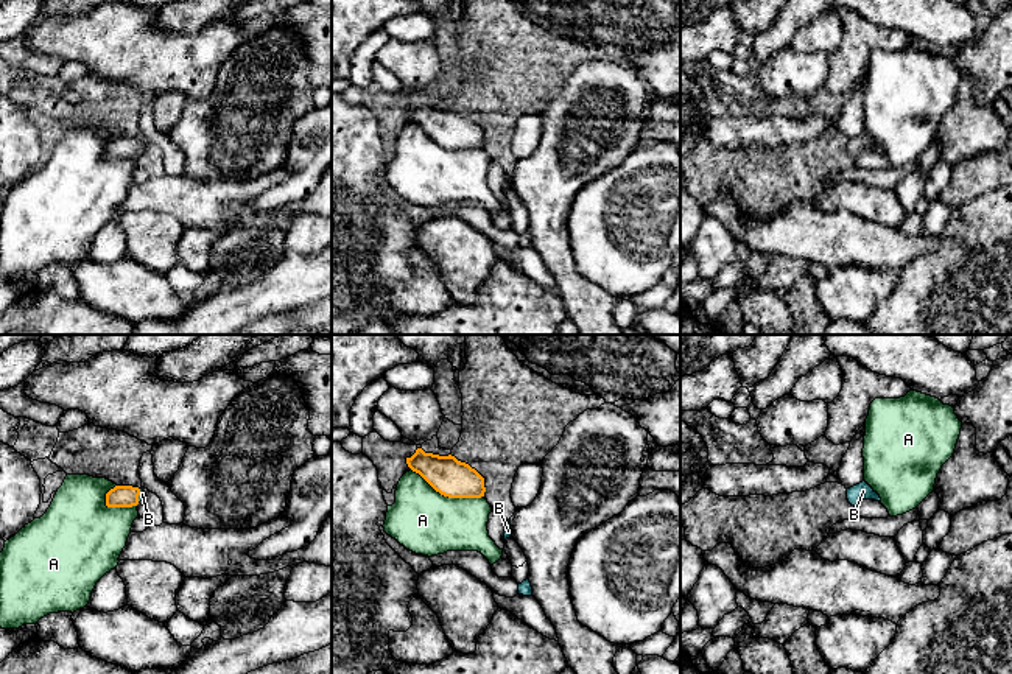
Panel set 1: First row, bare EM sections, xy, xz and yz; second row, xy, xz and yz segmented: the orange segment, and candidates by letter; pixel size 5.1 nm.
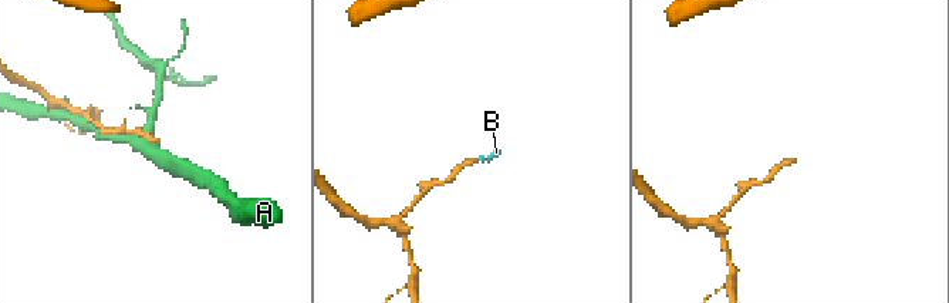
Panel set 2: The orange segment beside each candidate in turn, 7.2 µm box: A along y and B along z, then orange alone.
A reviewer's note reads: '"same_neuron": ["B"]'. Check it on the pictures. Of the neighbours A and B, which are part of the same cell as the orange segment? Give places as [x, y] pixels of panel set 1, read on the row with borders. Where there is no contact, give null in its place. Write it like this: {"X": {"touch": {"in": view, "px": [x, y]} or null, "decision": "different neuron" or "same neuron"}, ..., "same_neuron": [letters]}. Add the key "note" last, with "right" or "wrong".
{"A": {"touch": {"in": "xz", "px": [447, 495]}, "decision": "different neuron"}, "B": {"touch": {"in": "xy", "px": [139, 494]}, "decision": "same neuron"}, "same_neuron": ["B"], "note": "right"}

